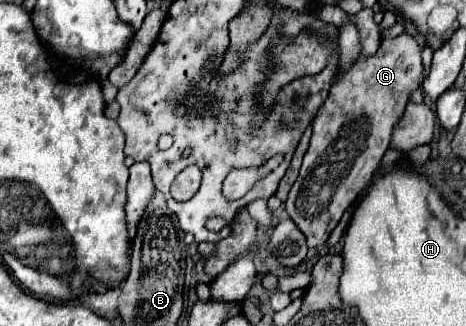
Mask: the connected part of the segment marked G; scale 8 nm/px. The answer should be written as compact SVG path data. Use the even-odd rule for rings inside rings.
M402 33L396 39L382 39L376 55L358 59L356 65L348 73L344 73L338 83L332 85L326 103L320 107L312 123L314 135L304 155L300 175L292 185L290 195L284 203L290 219L296 223L296 227L300 227L300 231L304 231L304 235L308 235L310 249L324 245L328 241L332 229L340 223L344 211L354 203L358 193L370 183L372 173L380 167L380 159L390 145L392 129L400 121L400 115L404 113L408 95L414 89L418 89L422 81L424 81L424 67L418 43L414 37Z

